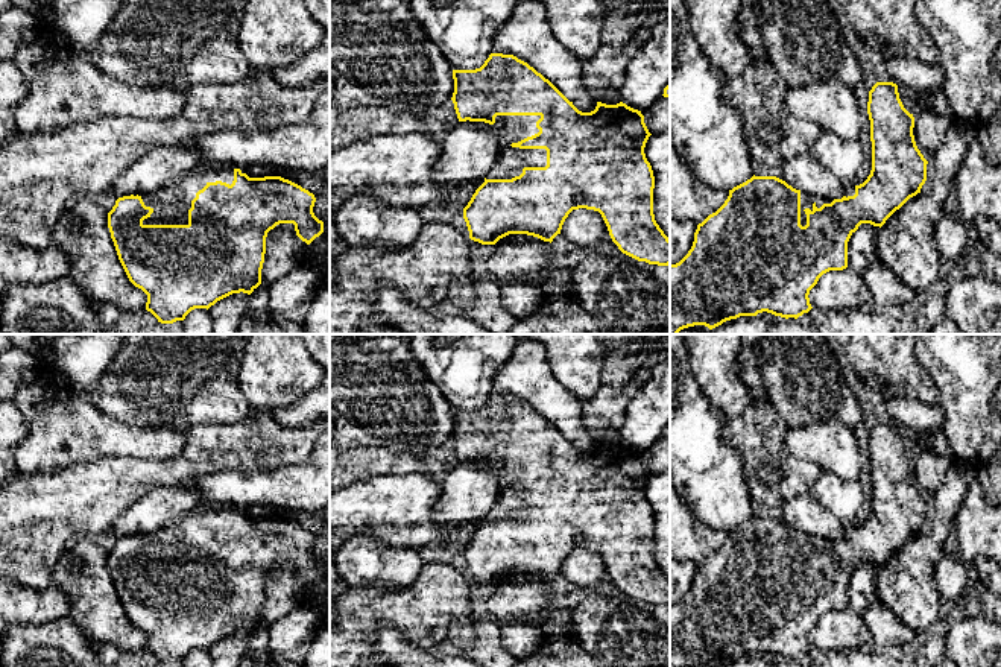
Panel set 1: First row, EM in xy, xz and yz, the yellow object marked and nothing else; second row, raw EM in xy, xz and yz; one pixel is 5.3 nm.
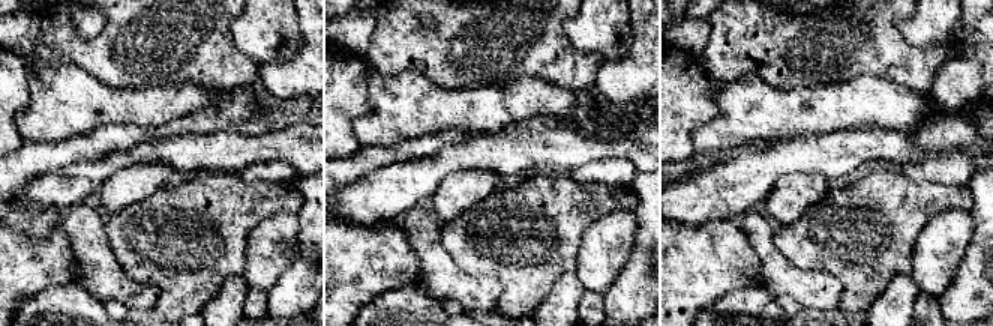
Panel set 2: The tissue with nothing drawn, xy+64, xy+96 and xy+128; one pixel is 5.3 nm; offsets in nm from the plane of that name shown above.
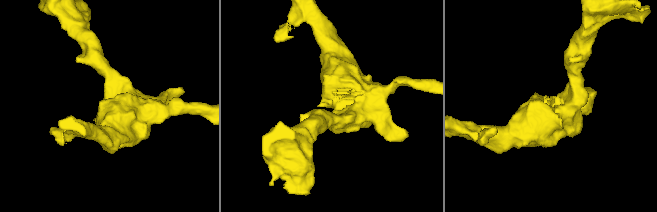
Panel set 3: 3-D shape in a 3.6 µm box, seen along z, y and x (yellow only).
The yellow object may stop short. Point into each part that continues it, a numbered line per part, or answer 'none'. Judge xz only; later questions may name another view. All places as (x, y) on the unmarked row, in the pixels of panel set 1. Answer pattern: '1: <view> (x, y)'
1: xz (511, 502)

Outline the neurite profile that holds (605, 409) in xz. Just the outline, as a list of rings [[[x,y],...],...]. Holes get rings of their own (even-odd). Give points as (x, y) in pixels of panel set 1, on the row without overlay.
[[[647,334],[636,343],[606,346],[606,360],[602,369],[602,384],[588,400],[580,400],[582,424],[589,436],[598,441],[609,428],[618,430],[629,401],[636,390],[650,378],[655,365],[670,359],[670,348],[659,343],[658,334]]]

